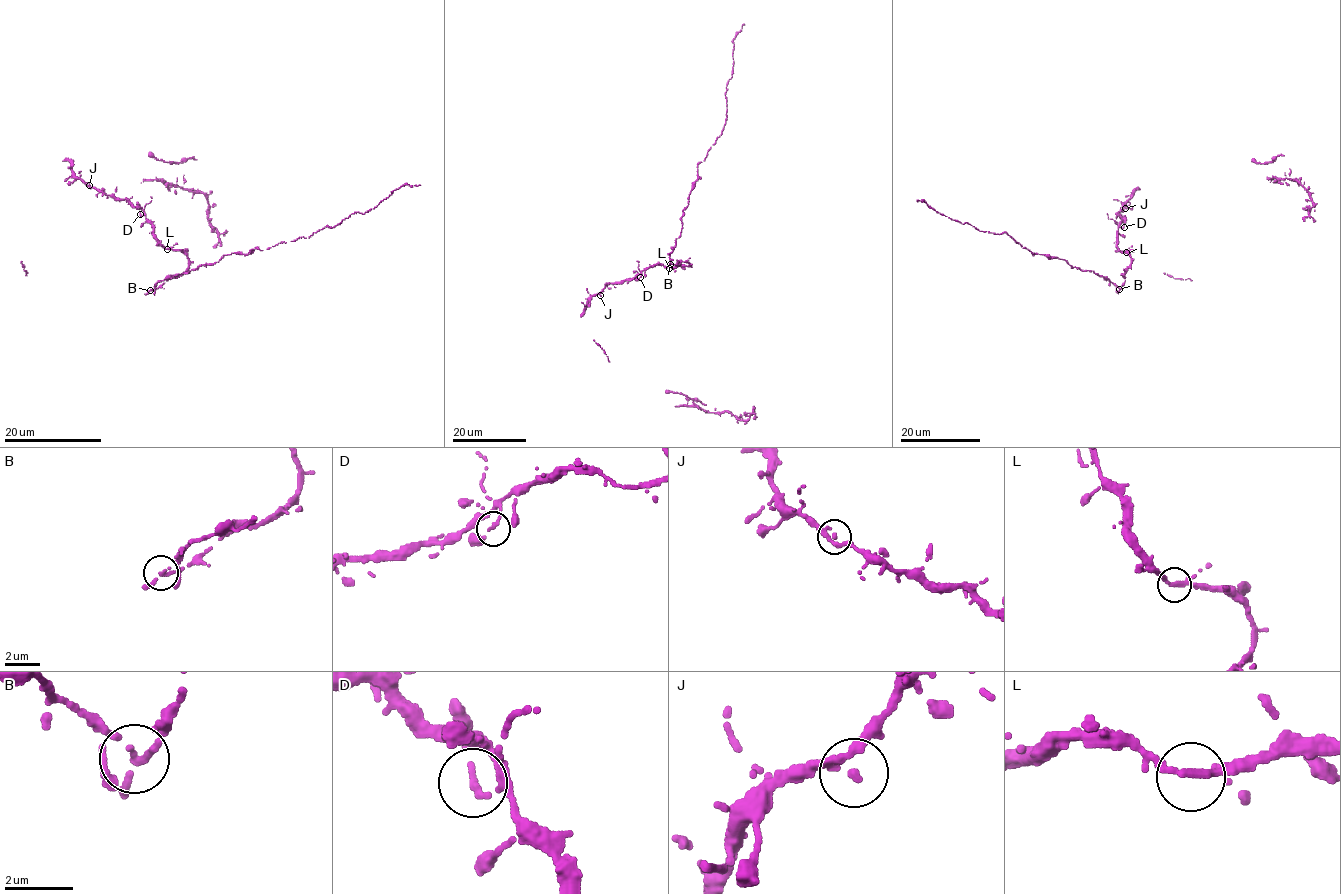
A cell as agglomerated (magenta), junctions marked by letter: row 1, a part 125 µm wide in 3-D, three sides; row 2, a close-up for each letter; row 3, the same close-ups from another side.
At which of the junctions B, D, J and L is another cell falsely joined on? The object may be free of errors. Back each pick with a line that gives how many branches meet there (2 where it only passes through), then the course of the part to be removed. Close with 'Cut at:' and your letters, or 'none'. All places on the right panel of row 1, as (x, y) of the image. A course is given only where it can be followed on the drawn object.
B: 3 | (1120, 289), (1093, 271), (1082, 271), (1064, 259), (1034, 255), (1006, 233), (978, 230), (917, 200)
Cut at: B

